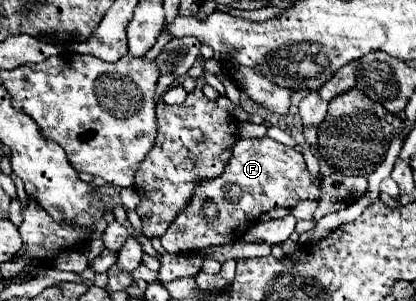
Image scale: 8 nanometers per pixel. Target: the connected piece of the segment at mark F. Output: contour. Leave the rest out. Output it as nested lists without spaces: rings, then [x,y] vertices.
[[[271,137],[239,139],[223,173],[215,179],[201,179],[195,185],[191,203],[175,217],[161,245],[167,253],[201,251],[213,245],[239,241],[243,231],[257,223],[259,217],[277,207],[295,207],[303,199],[319,199],[319,179],[313,181],[305,159],[299,151],[285,147]]]

